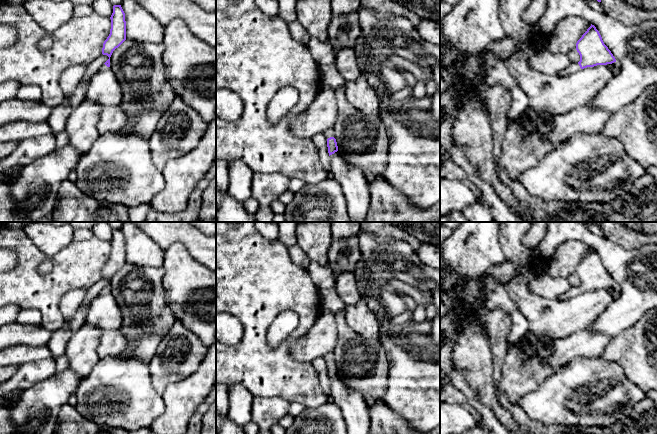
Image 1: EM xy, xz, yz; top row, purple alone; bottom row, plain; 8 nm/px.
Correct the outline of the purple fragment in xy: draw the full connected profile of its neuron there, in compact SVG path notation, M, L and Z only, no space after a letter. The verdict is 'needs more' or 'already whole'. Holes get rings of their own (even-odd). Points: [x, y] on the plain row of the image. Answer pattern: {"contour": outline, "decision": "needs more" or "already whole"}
{"contour": "M121 229L113 230L113 237L110 241L111 253L110 258L103 267L102 278L107 279L109 283L98 294L105 295L110 292L110 281L113 275L126 264L126 245L125 237Z", "decision": "needs more"}

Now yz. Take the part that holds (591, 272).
{"contour": "M592 248L577 265L576 274L580 279L580 285L578 287L573 286L560 297L561 300L568 300L587 291L616 286L615 281L604 268L599 255Z", "decision": "needs more"}

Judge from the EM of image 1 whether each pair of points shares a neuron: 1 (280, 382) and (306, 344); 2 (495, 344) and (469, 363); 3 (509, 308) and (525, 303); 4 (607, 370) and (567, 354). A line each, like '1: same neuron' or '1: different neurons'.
1: different neurons
2: different neurons
3: different neurons
4: different neurons

